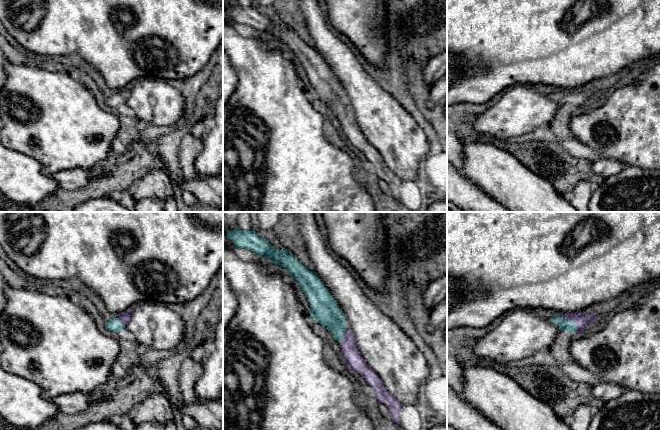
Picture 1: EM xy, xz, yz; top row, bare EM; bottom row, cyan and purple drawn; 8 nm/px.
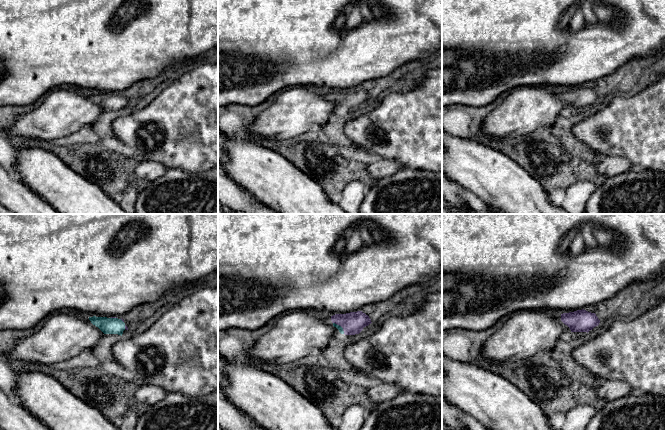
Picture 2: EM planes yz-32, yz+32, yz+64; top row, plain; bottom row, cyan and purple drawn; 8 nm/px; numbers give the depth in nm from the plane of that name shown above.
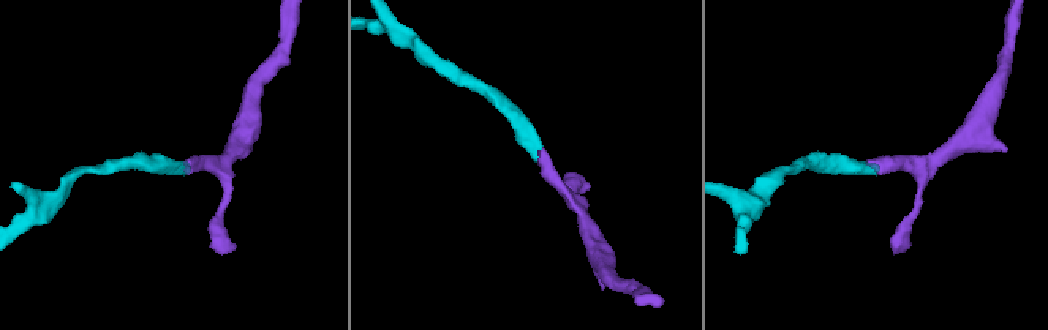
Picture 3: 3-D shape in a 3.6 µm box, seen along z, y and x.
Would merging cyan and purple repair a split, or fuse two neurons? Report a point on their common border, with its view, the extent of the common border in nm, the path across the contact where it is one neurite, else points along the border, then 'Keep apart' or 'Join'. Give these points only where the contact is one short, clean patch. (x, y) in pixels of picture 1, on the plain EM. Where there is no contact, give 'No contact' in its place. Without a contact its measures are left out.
Touches cyan at yz (572, 97). Shared border 190 nm. Path across: yz (563, 100), (572, 97), (581, 97). Join

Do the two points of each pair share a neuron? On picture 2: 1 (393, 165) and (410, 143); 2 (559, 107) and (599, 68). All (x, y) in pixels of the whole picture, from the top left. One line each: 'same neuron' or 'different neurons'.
1: different neurons
2: different neurons

